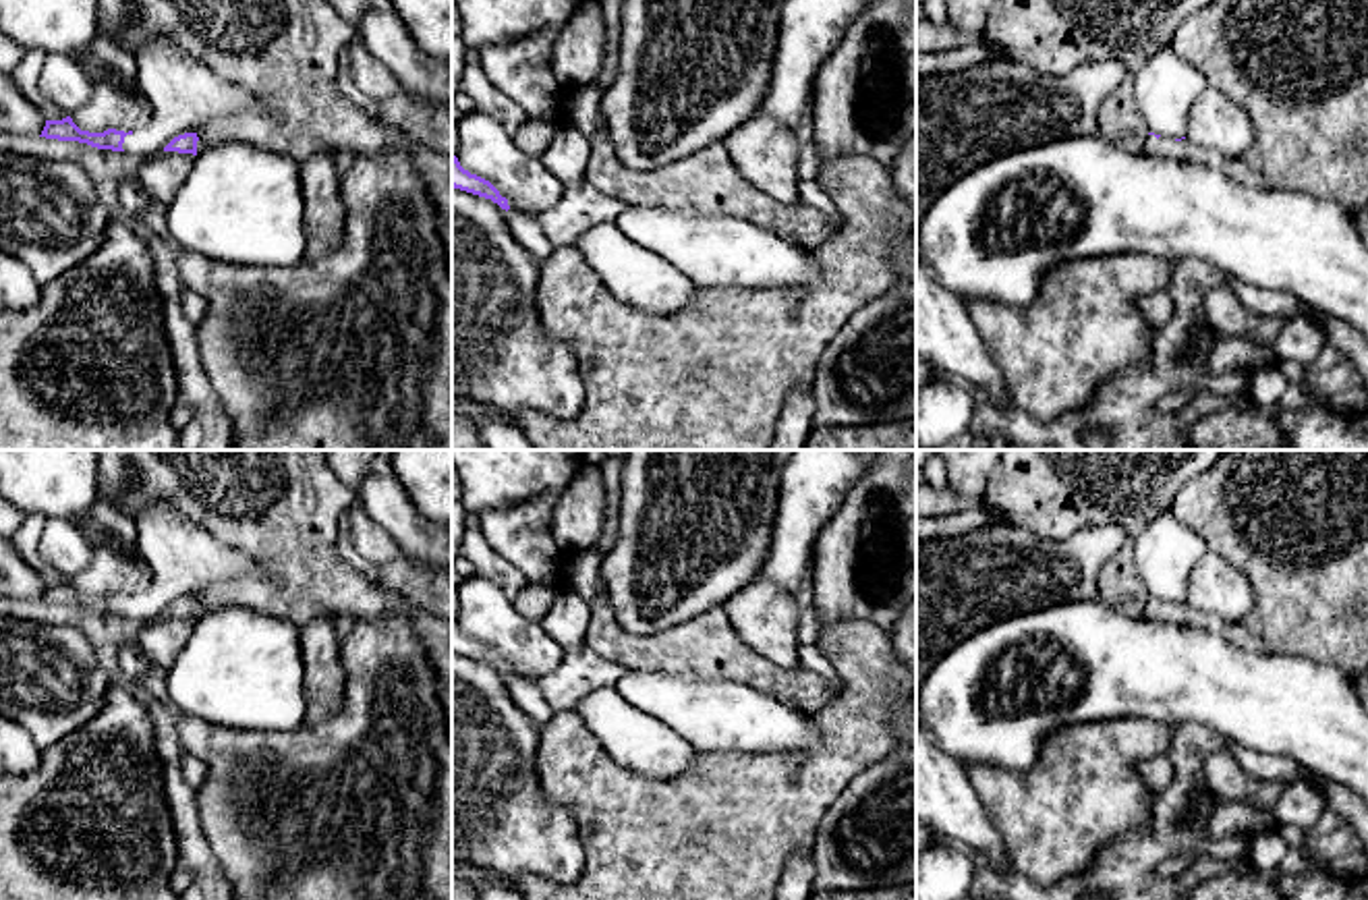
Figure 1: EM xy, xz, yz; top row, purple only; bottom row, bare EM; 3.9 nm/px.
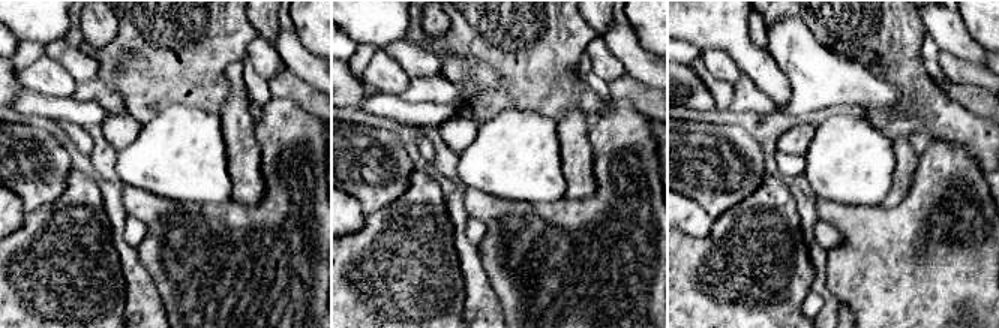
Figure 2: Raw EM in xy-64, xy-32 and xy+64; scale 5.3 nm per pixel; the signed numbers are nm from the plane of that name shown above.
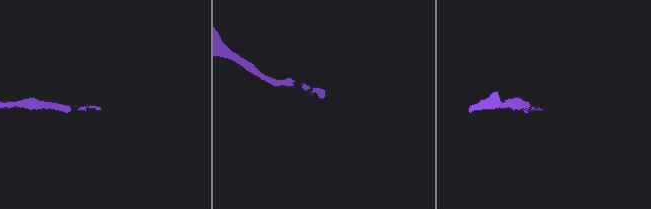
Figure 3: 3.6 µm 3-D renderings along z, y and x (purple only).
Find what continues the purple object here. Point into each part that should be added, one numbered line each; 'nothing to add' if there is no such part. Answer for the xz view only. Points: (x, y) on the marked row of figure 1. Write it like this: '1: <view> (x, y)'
nothing to add

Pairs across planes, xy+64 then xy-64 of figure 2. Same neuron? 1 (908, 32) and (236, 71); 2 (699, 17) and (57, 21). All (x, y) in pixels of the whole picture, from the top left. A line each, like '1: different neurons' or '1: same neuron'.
1: different neurons
2: same neuron

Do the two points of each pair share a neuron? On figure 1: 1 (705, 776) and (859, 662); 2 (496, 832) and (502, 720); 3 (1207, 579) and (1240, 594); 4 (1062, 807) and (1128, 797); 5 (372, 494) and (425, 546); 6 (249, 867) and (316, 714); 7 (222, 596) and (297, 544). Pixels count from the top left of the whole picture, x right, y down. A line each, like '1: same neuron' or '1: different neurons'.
1: same neuron
2: same neuron
3: same neuron
4: same neuron
5: same neuron
6: different neurons
7: same neuron

